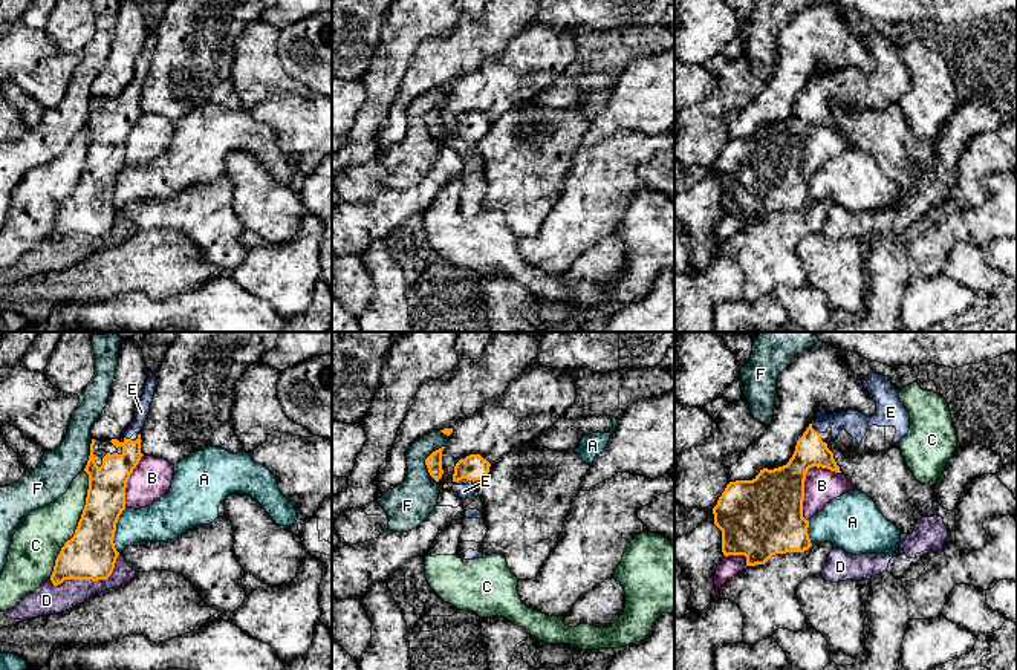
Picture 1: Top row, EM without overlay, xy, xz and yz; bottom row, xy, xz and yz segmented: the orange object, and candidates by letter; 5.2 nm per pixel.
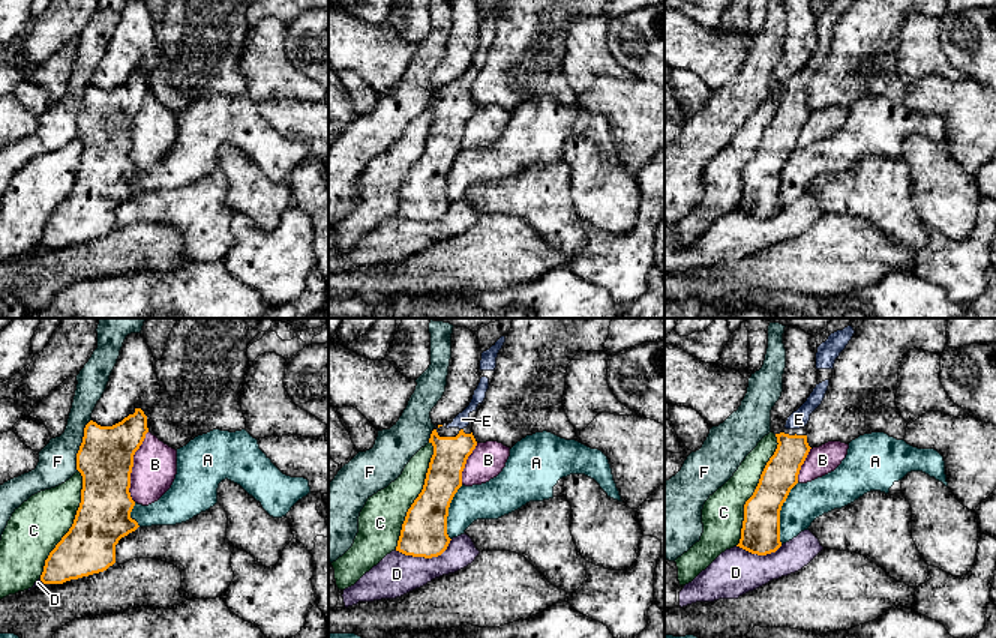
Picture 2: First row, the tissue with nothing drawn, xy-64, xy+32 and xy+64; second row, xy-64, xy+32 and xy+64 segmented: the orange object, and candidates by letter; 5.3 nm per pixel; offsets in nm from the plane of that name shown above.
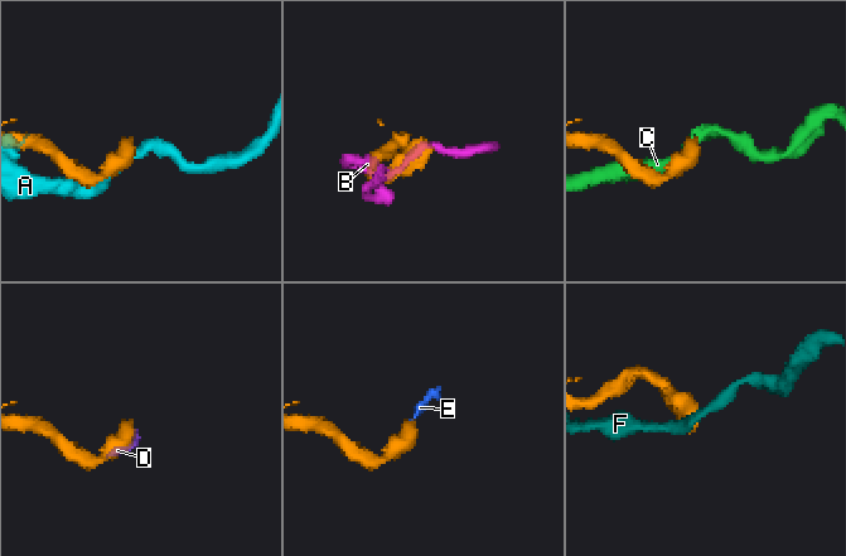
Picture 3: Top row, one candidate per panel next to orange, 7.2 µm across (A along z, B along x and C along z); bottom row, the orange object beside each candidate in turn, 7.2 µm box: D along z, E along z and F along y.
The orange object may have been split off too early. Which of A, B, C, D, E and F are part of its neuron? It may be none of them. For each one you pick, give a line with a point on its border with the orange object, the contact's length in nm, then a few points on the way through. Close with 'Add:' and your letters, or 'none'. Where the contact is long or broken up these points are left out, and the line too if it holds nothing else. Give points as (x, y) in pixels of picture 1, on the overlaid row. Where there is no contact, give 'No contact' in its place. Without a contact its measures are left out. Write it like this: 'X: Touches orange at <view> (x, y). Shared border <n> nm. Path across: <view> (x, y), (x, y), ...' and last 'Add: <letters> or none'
E: Touches orange at xy (127, 439). Shared border 40 nm. Path across: xy (107, 482), (127, 459), (127, 439), (141, 412)
Add: E

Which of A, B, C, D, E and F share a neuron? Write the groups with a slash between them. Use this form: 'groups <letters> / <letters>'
groups A / B / C / D / E / F

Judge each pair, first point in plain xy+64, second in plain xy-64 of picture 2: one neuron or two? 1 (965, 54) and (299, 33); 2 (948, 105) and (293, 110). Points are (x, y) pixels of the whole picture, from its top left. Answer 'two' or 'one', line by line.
1: one
2: one

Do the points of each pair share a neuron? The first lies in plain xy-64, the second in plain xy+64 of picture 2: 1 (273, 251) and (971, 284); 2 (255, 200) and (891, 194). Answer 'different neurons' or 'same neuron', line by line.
1: same neuron
2: different neurons

